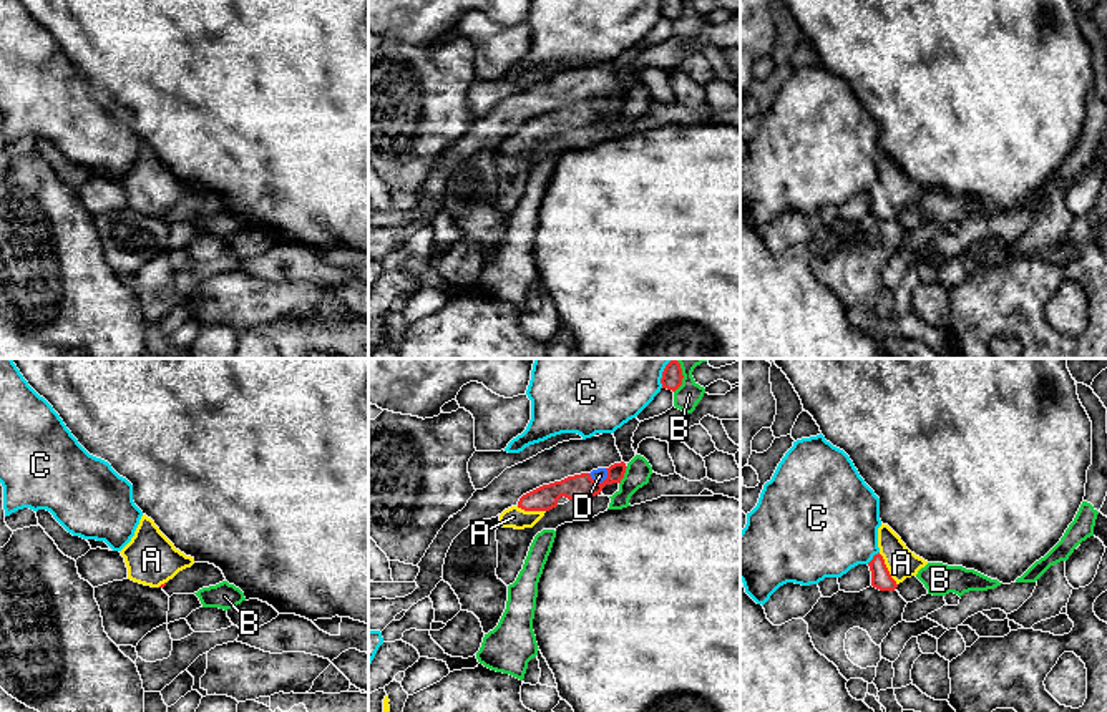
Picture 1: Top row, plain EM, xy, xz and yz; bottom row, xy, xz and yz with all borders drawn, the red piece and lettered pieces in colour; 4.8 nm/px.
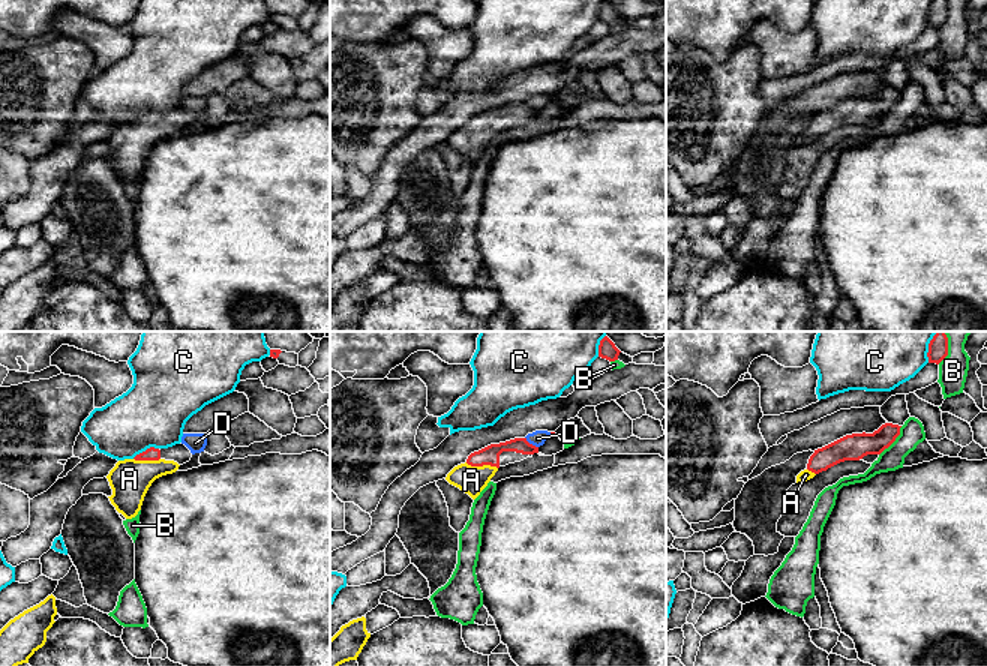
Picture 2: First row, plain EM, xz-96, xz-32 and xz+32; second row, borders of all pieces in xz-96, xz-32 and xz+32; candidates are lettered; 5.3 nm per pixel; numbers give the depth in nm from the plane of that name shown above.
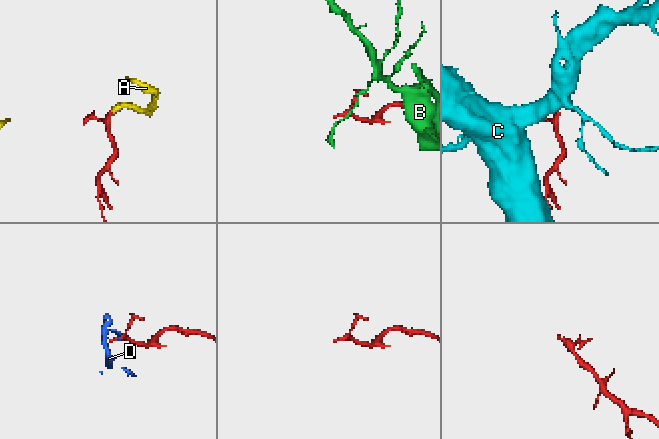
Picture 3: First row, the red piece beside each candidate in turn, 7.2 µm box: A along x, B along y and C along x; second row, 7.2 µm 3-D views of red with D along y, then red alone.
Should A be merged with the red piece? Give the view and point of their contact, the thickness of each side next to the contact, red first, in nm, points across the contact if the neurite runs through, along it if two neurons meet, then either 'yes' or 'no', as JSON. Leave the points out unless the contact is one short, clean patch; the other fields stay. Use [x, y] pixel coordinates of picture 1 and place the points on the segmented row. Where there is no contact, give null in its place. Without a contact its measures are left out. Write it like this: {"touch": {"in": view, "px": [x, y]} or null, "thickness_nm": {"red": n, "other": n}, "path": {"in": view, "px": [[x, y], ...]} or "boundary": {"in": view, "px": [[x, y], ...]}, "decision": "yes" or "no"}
{"touch": {"in": "yz", "px": [887, 570]}, "thickness_nm": {"red": 100, "other": 150}, "path": {"in": "yz", "px": [[882, 580], [887, 570], [893, 563], [902, 563]]}, "decision": "yes"}

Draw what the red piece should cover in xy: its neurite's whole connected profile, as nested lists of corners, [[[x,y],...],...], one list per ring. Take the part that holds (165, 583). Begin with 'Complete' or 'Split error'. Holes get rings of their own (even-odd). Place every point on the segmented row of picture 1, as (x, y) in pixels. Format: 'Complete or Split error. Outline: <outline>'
Split error. Outline: [[[146,514],[119,553],[128,568],[128,579],[151,588],[164,588],[179,571],[194,564],[194,558],[176,549]]]

